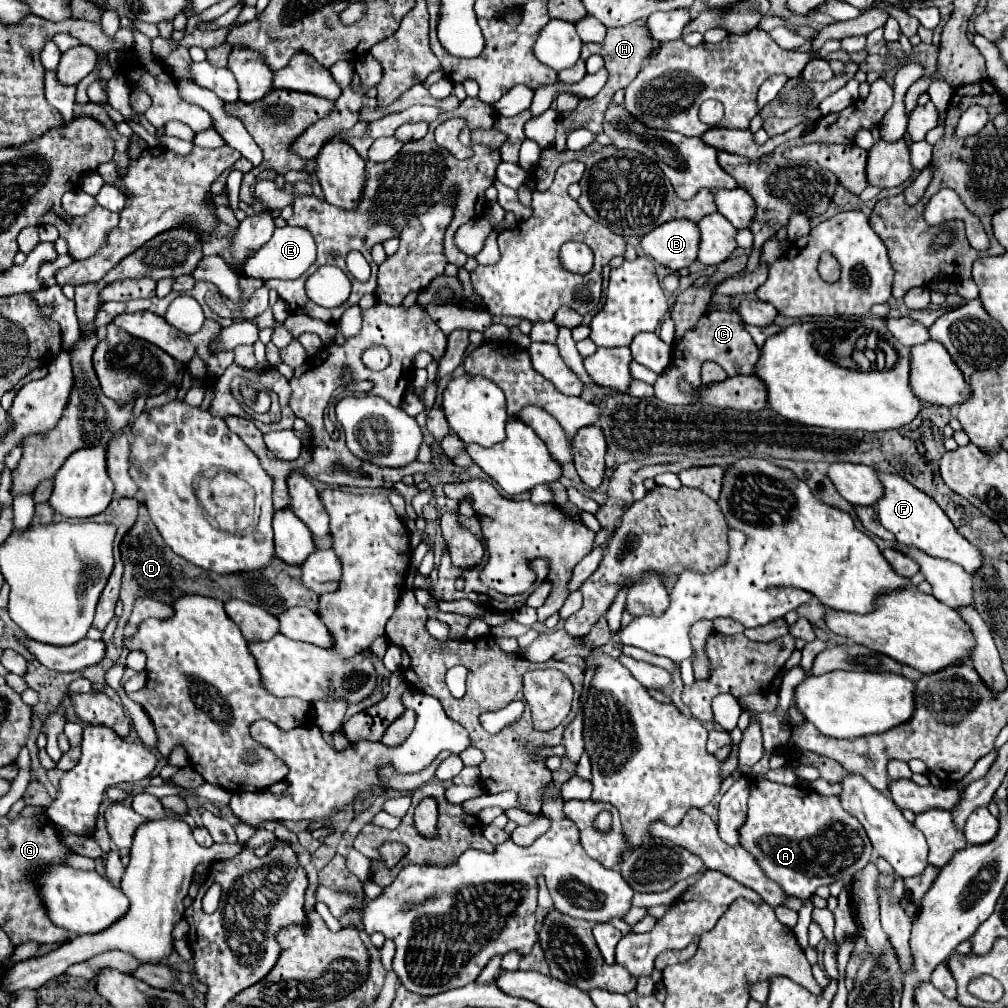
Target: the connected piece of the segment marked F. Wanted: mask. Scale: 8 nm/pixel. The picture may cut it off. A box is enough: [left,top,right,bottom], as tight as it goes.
[876,474,982,574]

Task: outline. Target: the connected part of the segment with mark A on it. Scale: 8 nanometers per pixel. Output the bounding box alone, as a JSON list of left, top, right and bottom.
[740,780,872,900]

